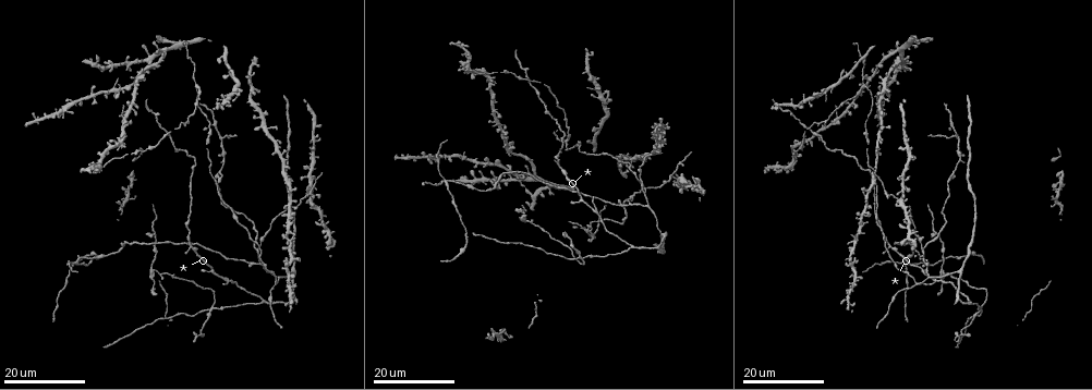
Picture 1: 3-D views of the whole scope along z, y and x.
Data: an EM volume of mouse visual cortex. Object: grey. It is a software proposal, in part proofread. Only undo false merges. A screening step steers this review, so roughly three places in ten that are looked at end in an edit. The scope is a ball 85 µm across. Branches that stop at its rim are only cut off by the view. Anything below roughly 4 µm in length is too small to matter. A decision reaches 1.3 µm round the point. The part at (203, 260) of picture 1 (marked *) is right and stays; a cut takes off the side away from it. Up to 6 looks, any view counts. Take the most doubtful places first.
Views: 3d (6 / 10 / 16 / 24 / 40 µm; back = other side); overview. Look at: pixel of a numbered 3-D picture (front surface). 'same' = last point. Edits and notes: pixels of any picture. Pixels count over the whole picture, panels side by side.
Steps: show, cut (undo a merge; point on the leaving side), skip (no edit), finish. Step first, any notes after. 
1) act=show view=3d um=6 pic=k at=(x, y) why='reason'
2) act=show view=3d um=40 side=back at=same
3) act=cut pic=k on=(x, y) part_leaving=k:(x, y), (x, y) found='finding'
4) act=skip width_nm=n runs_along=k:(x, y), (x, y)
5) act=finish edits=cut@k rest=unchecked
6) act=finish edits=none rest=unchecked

act=show view=3d um=24 pic=1 at=(75, 264) why='four arms meet'

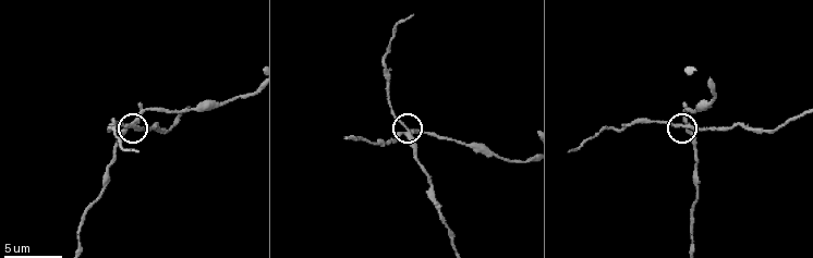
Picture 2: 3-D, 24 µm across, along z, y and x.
act=show view=3d um=10 pic=2 at=(408, 135)

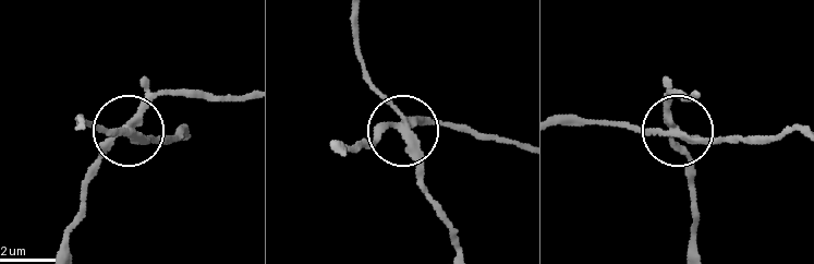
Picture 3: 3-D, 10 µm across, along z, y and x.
act=cut pic=3 on=(142, 143) part_leaving=3:(675, 127), (715, 141), (792, 134) found='two neurons meet here'

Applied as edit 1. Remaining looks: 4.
act=show view=3d um=24 pic=1 at=(917, 285) why='branch point'

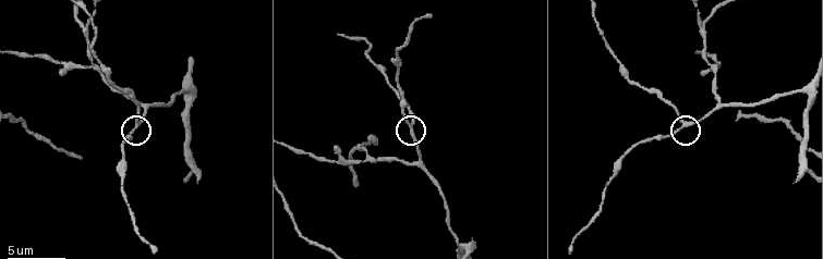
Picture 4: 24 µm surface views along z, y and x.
act=show view=3d um=10 pic=4 at=(134, 122)

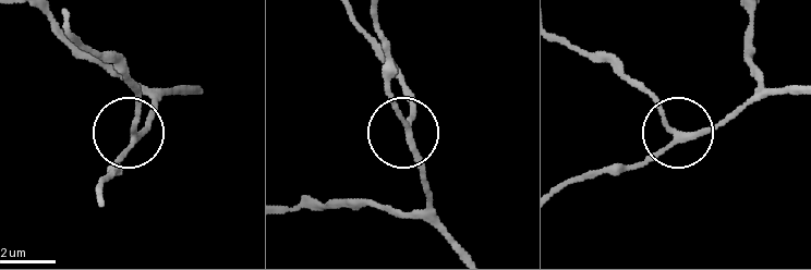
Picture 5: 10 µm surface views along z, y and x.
act=skip width_nm=190 runs_along=5:(464, 246), (434, 211), (390, 87) found='continuous, no second neuron'

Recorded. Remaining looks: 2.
act=finish edits=cut@3 rest=unchecked

